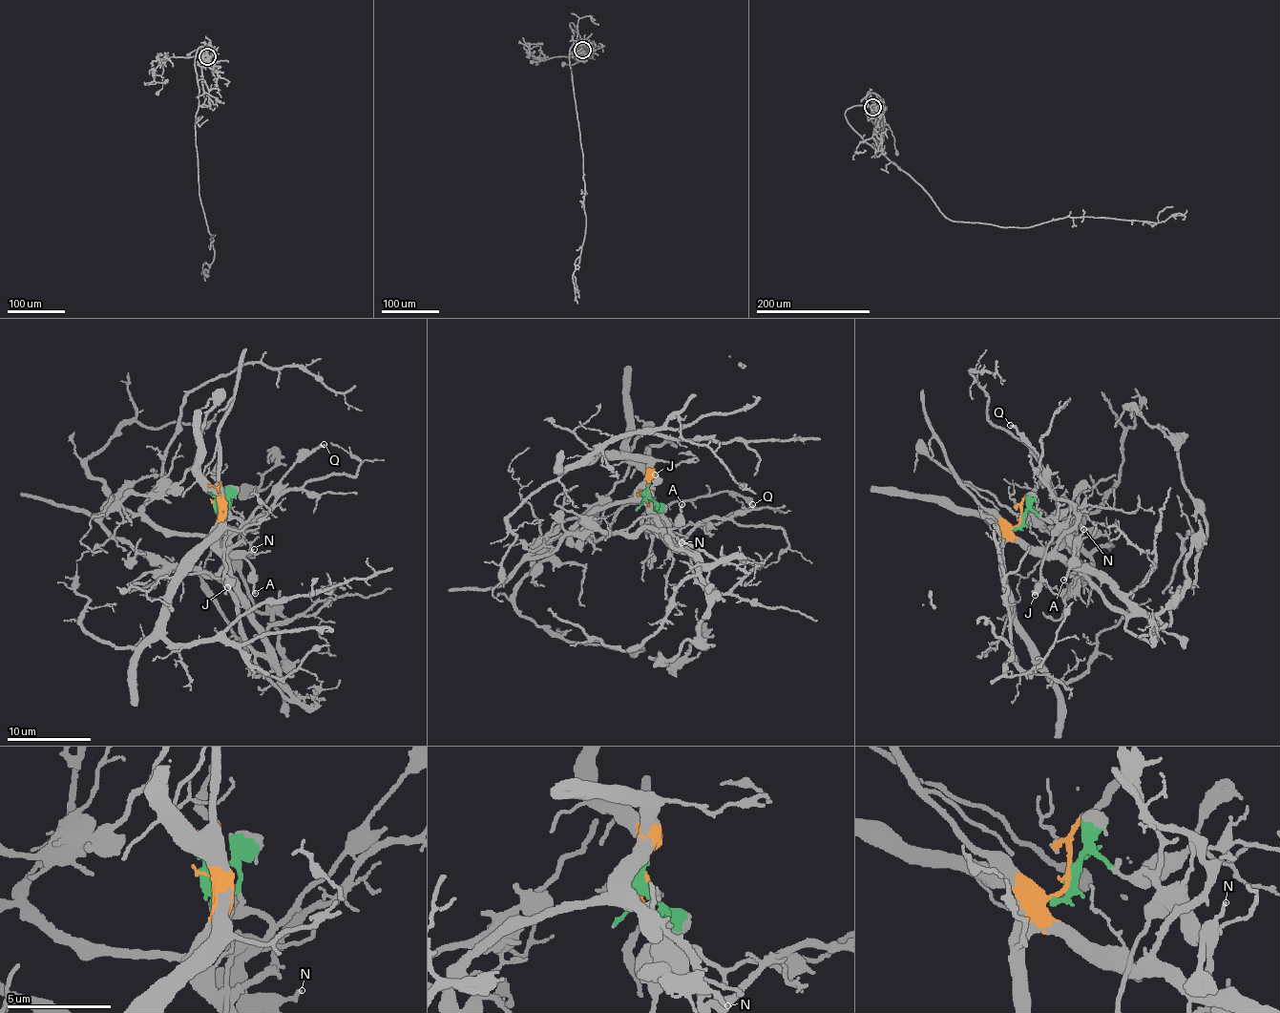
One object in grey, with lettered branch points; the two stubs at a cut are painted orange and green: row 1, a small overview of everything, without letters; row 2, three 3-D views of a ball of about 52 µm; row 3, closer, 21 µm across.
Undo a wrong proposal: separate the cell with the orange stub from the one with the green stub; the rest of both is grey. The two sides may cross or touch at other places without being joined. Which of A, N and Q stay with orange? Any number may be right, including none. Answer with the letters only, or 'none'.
none

